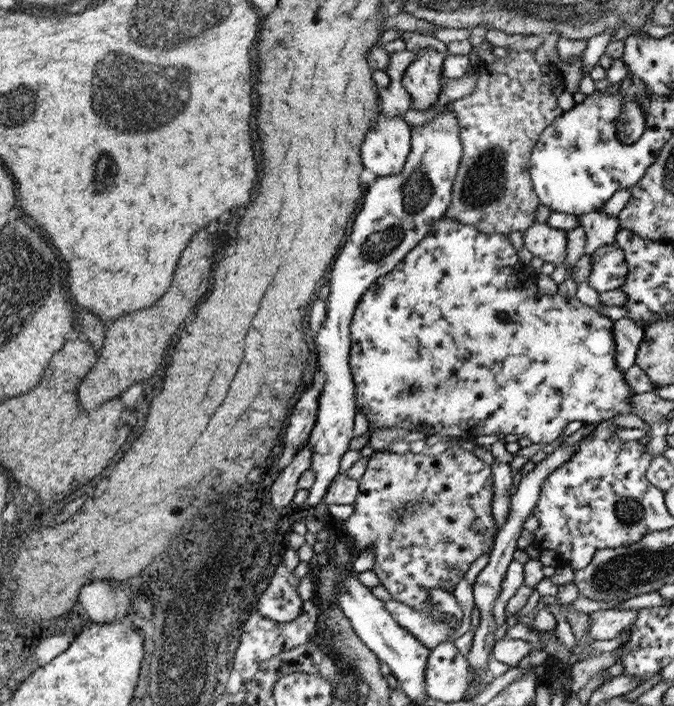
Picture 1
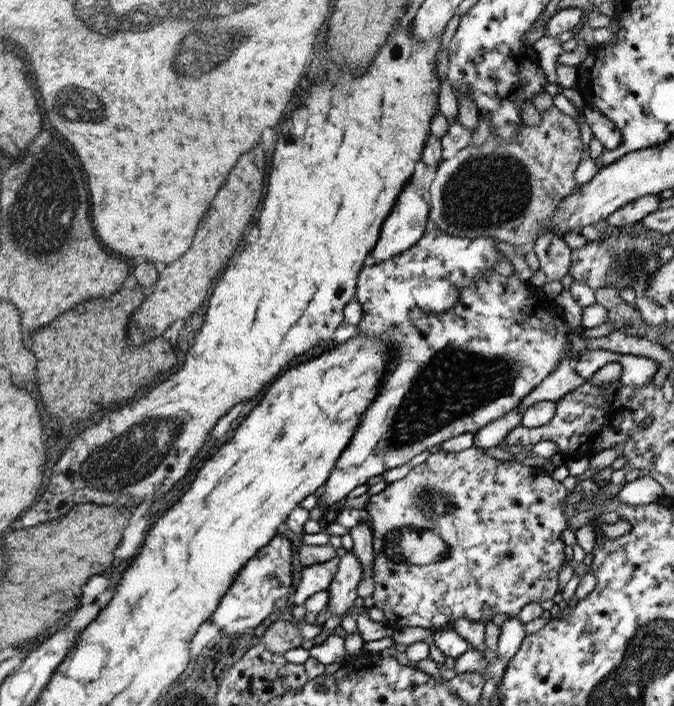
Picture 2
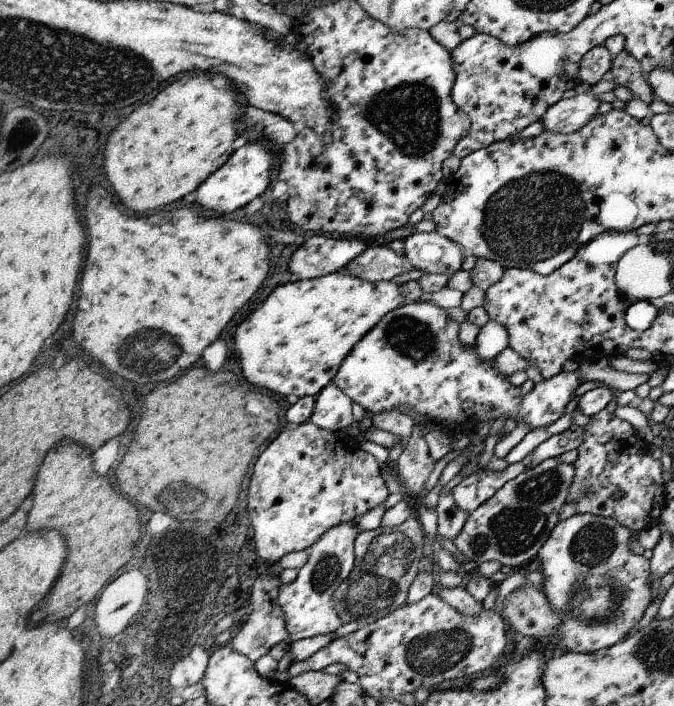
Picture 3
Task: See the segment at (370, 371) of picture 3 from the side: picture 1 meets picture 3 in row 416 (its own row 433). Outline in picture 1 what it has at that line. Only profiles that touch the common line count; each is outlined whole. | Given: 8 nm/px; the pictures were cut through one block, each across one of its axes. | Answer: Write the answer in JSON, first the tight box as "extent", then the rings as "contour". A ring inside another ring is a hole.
{"extent":[350,217,634,444],"contour":[[[442,217],[438,219],[427,232],[427,235],[414,247],[404,258],[402,262],[398,262],[395,268],[387,273],[385,276],[380,276],[378,280],[374,282],[365,292],[362,298],[360,298],[358,307],[355,308],[353,319],[351,320],[351,349],[350,349],[350,368],[352,369],[353,381],[355,382],[356,390],[356,403],[358,410],[362,412],[369,422],[374,422],[374,429],[377,428],[388,428],[388,427],[398,427],[403,429],[411,430],[411,432],[421,432],[424,433],[426,437],[434,435],[438,436],[449,436],[456,437],[460,440],[474,441],[477,436],[488,436],[488,434],[499,435],[500,432],[504,434],[516,434],[516,436],[526,436],[532,443],[538,444],[549,444],[554,442],[556,438],[561,435],[563,428],[569,422],[596,422],[601,423],[602,421],[609,421],[614,416],[629,415],[632,414],[632,407],[630,407],[630,398],[634,396],[634,392],[629,389],[628,383],[625,381],[624,372],[620,372],[615,363],[615,341],[614,333],[612,330],[614,328],[614,320],[604,317],[598,310],[581,304],[576,296],[574,297],[562,297],[560,292],[557,292],[554,296],[546,296],[546,294],[541,294],[538,290],[537,282],[535,282],[533,276],[528,274],[525,267],[520,264],[518,258],[518,251],[510,243],[507,234],[484,234],[483,232],[478,232],[476,227],[470,226],[469,224],[460,224],[453,221],[449,217]]]}

